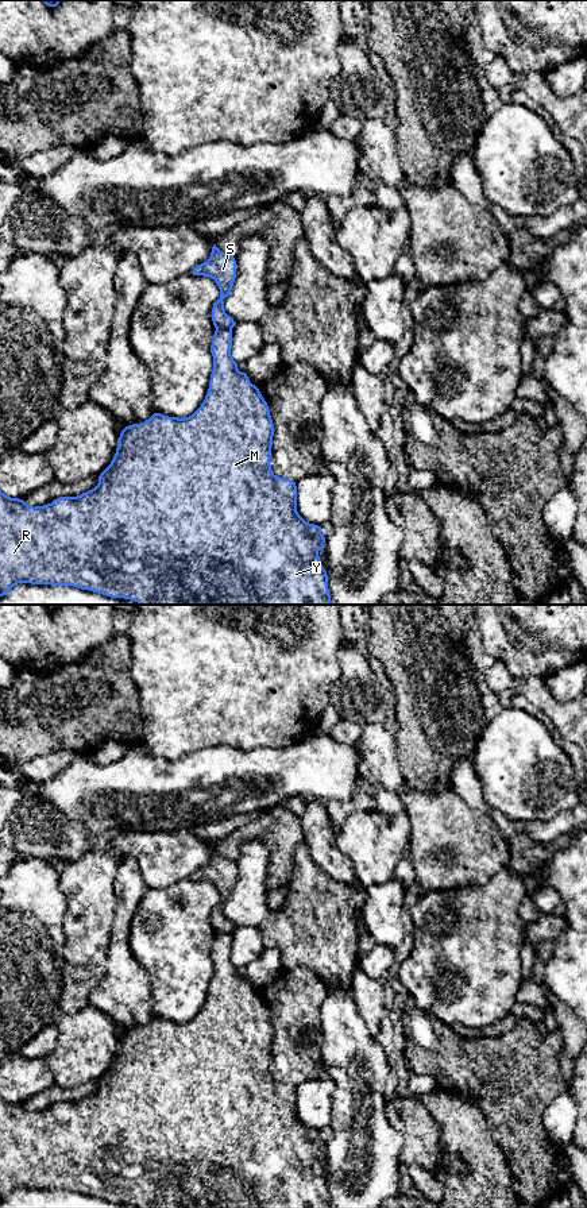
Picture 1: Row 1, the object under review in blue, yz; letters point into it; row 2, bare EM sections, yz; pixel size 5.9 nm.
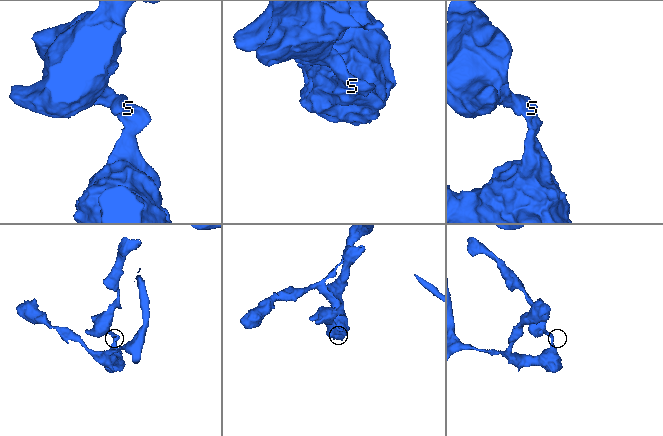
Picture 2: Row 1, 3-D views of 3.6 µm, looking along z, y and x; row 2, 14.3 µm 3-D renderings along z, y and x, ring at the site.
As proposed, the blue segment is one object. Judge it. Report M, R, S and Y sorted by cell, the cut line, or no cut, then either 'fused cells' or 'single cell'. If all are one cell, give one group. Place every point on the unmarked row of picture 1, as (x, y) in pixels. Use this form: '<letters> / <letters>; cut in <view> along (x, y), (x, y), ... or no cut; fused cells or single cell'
M R Y / S; cut in yz along (216, 931), (231, 936); fused cells

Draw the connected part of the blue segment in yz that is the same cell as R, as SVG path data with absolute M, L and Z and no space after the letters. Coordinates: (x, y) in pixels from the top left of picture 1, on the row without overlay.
M216 933L211 957L213 976L201 1011L189 1022L169 1022L154 1018L140 1028L125 1031L119 1042L111 1069L100 1078L94 1093L77 1101L59 1101L43 1111L28 1111L23 1104L0 1096L0 1201L18 1188L73 1190L111 1203L131 1204L138 1208L331 1208L328 1180L318 1155L325 1142L321 1131L306 1127L297 1116L296 1087L277 1081L270 1070L274 1028L267 1007L246 977L237 973L231 960L232 935Z

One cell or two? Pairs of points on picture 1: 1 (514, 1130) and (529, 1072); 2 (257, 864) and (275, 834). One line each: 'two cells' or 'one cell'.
1: one cell
2: two cells

